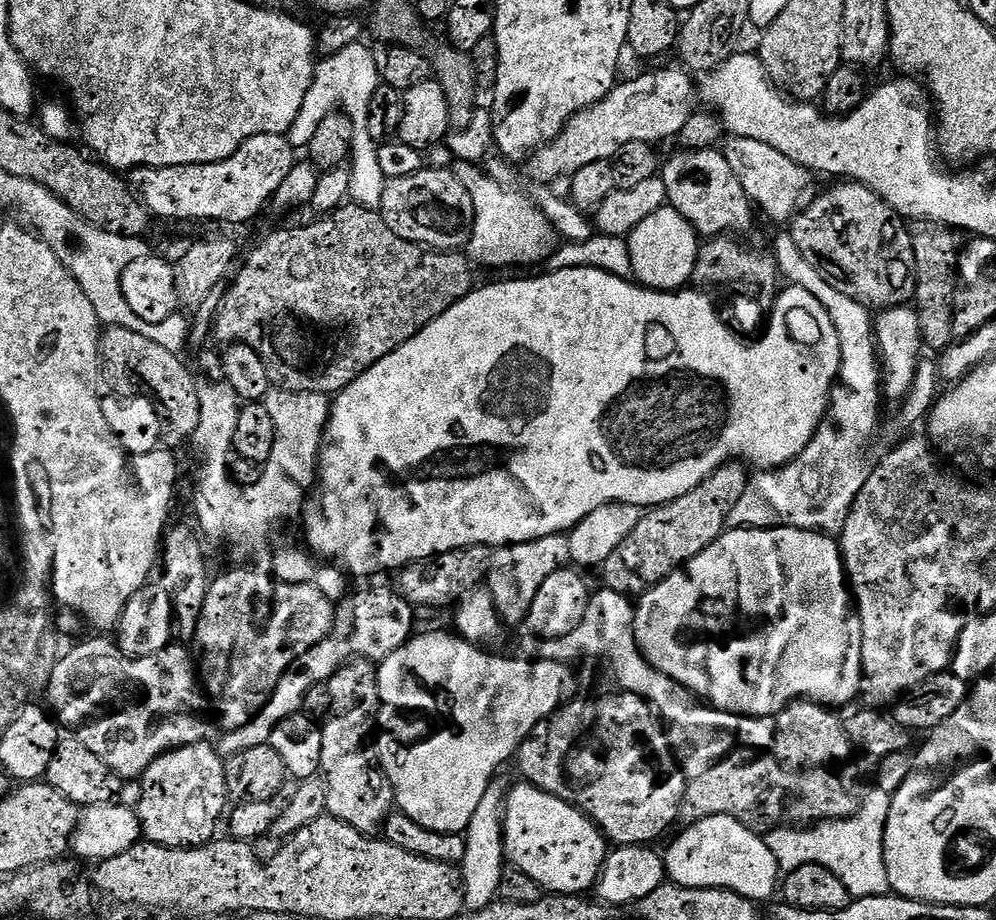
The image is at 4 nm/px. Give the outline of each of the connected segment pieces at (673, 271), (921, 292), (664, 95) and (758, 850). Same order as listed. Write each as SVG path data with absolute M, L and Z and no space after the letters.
M671 206L654 210L650 218L638 222L638 226L626 237L626 241L635 279L643 287L658 292L676 292L691 281L702 240L694 226L690 226L690 222L686 222L686 218L678 214L678 210Z
M914 220L908 224L910 242L914 246L916 290L913 296L918 314L921 343L934 352L944 351L955 341L953 312L959 291L959 257L961 245L956 245L957 233L947 224L933 220Z
M683 67L660 68L657 72L644 72L641 76L636 76L633 80L617 83L602 102L598 102L593 108L587 108L581 112L575 112L561 132L557 132L551 140L540 145L535 152L527 157L528 176L534 180L537 185L551 185L552 180L559 176L571 178L582 166L590 166L590 162L599 160L611 161L613 156L622 150L622 146L629 142L646 142L655 145L656 140L668 140L679 137L682 126L691 118L694 105L692 105L692 96L694 100L694 80Z
M729 816L699 820L696 824L687 825L683 830L685 832L669 846L668 852L663 853L664 870L671 883L687 888L725 888L753 902L768 900L775 888L777 891L782 873L774 854L770 854L767 839L761 833L753 832L751 828L742 826L742 822Z

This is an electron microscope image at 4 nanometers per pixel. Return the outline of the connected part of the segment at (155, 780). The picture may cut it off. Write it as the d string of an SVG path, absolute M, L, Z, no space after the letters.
M208 742L175 748L150 762L139 781L138 815L143 839L167 848L200 848L211 844L217 835L216 827L220 819L225 819L230 804L225 763L225 757Z

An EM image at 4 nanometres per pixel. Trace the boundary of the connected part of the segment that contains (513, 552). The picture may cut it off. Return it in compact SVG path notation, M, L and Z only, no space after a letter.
M564 534L538 538L525 544L505 544L503 548L493 551L486 590L494 598L494 606L505 625L523 625L527 621L530 606L534 606L534 598L542 582L569 563L569 554L570 546Z

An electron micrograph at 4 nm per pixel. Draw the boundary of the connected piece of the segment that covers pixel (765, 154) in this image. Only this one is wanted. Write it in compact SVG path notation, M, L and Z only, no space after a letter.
M732 136L723 141L722 151L726 162L730 162L730 170L734 170L734 178L742 182L742 190L746 190L749 200L772 220L791 221L804 207L813 191L813 173L798 162L786 158L786 154L774 150L774 146L766 146L766 142L754 142L754 138Z

